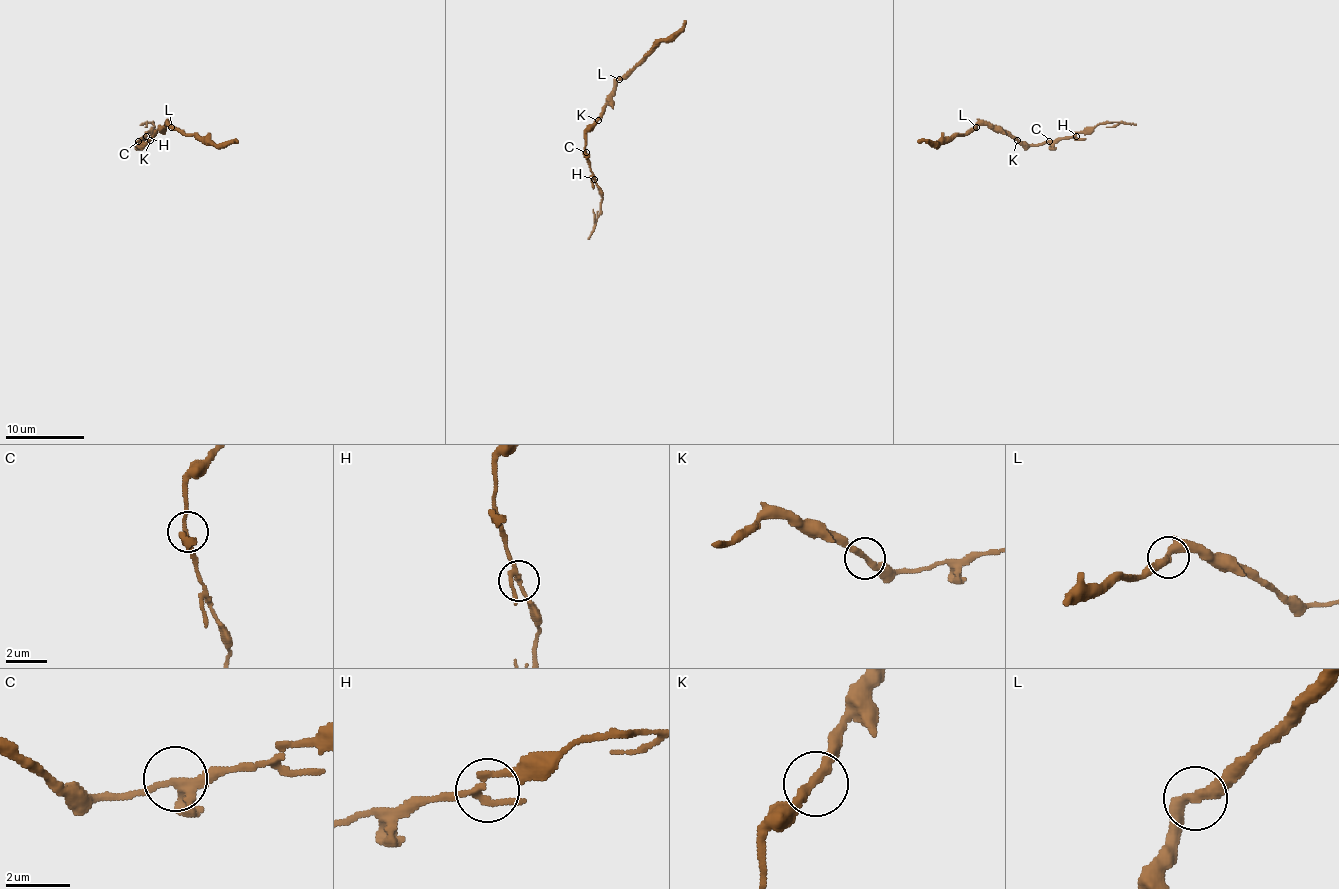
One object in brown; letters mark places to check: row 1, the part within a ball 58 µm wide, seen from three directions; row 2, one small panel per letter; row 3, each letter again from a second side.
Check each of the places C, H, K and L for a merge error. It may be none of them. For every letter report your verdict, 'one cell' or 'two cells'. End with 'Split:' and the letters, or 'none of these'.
C: one cell
H: one cell
K: one cell
L: one cell
Split: none of these

